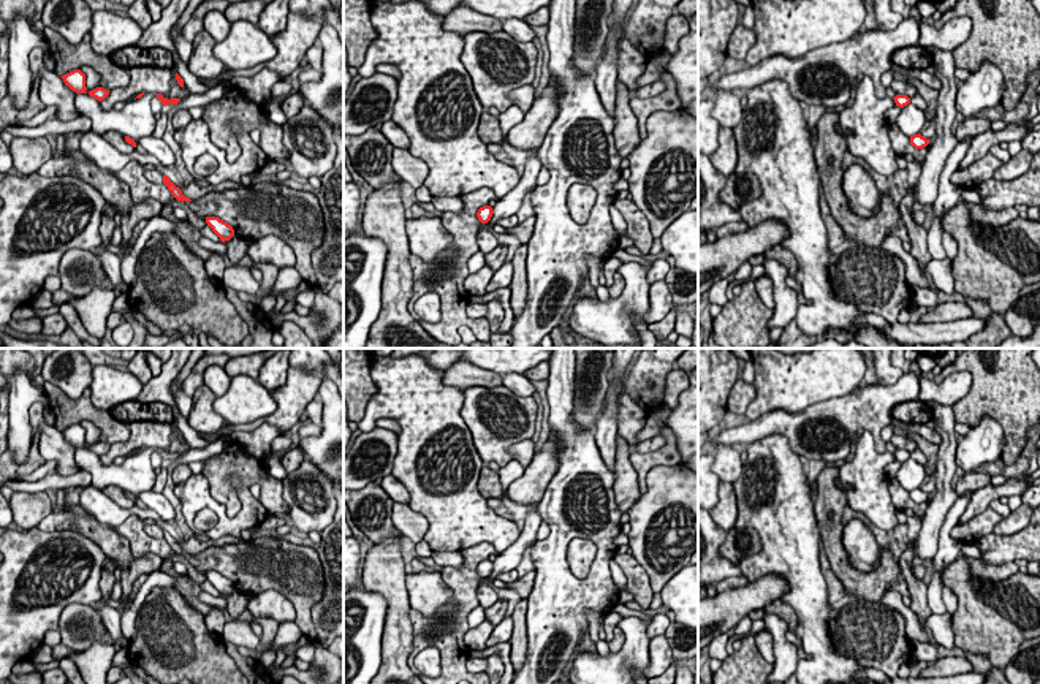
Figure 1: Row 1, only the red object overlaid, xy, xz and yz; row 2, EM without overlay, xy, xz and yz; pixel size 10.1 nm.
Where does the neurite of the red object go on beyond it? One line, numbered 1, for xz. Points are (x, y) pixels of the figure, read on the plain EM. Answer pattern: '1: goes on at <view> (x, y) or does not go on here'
1: does not go on here

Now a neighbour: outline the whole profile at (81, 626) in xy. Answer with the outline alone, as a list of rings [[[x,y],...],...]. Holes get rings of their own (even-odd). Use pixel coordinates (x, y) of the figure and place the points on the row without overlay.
[[[70,603],[59,621],[60,643],[74,652],[85,652],[95,641],[114,644],[101,614],[89,605]]]

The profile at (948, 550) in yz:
[[[966,492],[964,496],[958,496],[955,505],[950,508],[945,522],[940,527],[939,532],[939,549],[936,557],[932,559],[934,565],[934,576],[931,578],[931,583],[928,584],[928,605],[932,611],[932,614],[945,614],[947,608],[942,598],[942,580],[940,580],[940,570],[951,564],[959,554],[962,543],[955,540],[950,532],[958,524],[961,515],[964,513],[970,497],[974,492]]]

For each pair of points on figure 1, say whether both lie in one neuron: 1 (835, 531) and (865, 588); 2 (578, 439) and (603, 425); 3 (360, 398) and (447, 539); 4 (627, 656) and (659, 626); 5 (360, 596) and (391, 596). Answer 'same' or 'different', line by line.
1: same
2: different
3: different
4: different
5: different

